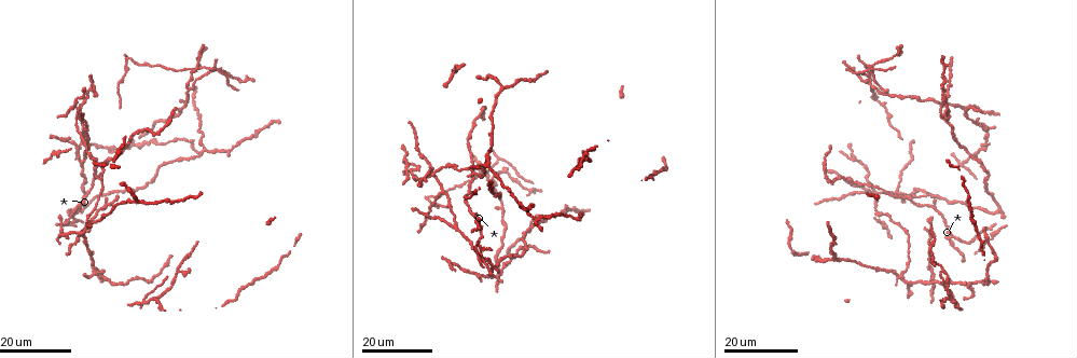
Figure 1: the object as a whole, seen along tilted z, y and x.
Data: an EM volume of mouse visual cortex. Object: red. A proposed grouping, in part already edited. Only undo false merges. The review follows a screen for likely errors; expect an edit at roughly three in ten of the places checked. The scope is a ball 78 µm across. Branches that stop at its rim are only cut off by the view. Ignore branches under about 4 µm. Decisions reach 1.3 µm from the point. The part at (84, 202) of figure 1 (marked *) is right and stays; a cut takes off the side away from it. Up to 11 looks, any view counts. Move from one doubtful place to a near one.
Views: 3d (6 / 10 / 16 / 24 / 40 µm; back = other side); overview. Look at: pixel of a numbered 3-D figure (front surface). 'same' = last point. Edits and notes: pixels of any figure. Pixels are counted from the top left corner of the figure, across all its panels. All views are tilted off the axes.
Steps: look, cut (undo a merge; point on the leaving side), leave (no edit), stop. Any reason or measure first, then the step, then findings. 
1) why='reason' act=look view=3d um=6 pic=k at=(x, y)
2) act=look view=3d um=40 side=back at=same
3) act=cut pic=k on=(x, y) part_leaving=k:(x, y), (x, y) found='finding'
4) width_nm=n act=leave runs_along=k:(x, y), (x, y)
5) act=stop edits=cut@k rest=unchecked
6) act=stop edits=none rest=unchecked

why='four or more arms meet' act=look view=3d um=24 pic=1 at=(487, 156)

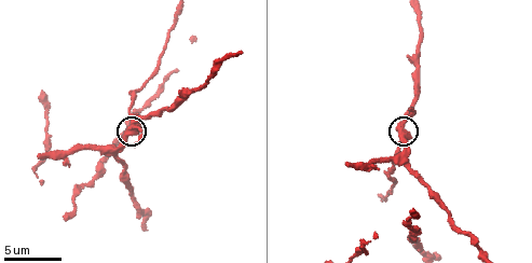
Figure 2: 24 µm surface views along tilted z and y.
act=look view=3d um=6 pic=2 at=(131, 126)

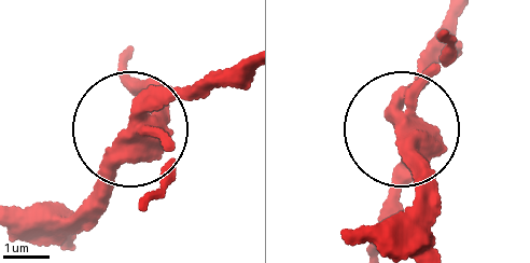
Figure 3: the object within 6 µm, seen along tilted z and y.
arms=4 act=cut pic=3 on=(173, 158) found='two cells meet here'

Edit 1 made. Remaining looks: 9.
why='branch point' act=look view=3d um=16 pic=1 at=(456, 230)

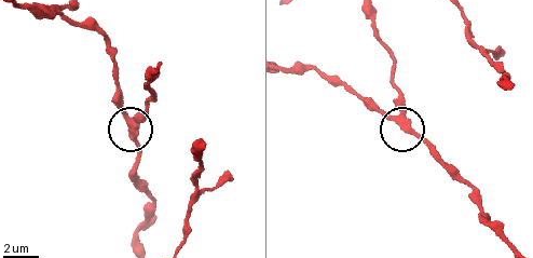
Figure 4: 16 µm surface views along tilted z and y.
why='closer look' act=look view=3d um=10 pic=4 at=(398, 117)

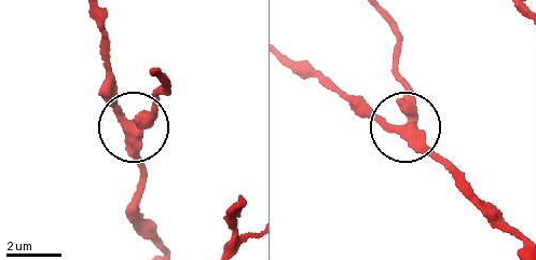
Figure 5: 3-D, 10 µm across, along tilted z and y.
why='zoom in' act=look view=3d um=6 pic=5 at=(404, 126)

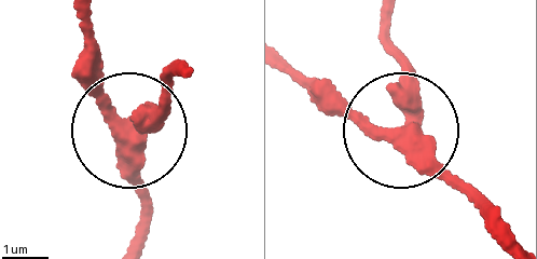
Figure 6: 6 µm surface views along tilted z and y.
width_nm=350 act=leave runs_along=6:(510, 233), (446, 163), (288, 72) found='one cell here'

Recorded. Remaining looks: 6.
why='three arms meet' act=look view=3d um=24 pic=1 at=(190, 90)

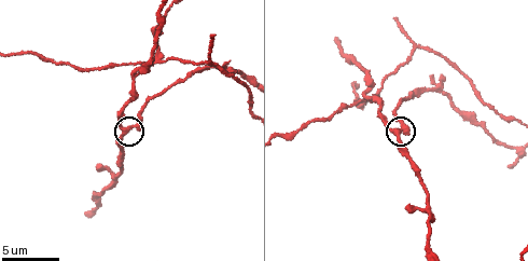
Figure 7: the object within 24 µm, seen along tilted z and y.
act=look view=3d um=6 pic=7 at=(395, 132)

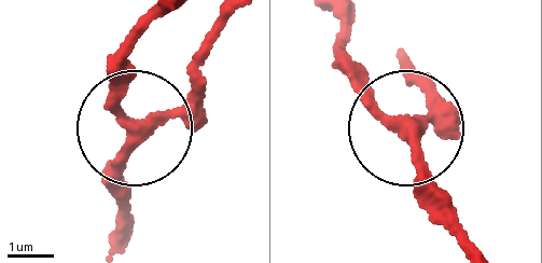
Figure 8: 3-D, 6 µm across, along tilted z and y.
width_nm=260 act=leave found='all the same cell'

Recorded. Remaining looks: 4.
why='three arms meet' act=look view=3d um=24 pic=1 at=(868, 79)

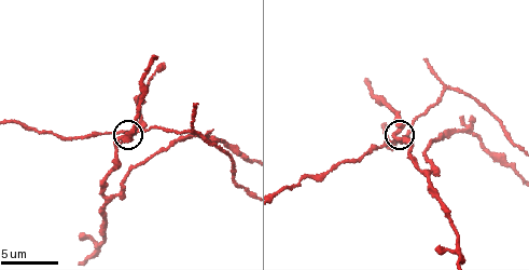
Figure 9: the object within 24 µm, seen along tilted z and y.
act=look view=3d um=10 at=same

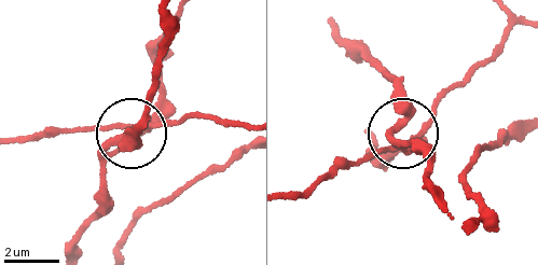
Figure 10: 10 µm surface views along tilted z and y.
arms=3 act=cut pic=10 on=(100, 127) found='a second cell is stuck on'

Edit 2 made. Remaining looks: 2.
why='branch point' act=look view=3d um=16 pic=1 at=(178, 271)

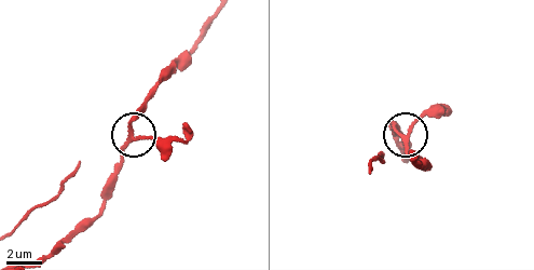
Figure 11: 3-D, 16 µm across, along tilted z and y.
why='closer look' act=look view=3d um=6 pic=11 at=(403, 136)

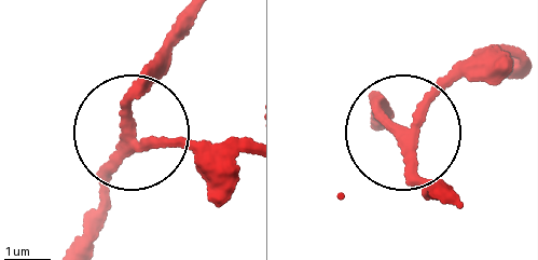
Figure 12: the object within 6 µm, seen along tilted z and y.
width_nm=200 act=leave runs_along=12:(83, 237), (130, 136), (137, 80), (168, 38) found='continuous, no second cell'

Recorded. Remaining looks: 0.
act=stop edits=cut@3,cut@10 rest=unchecked

